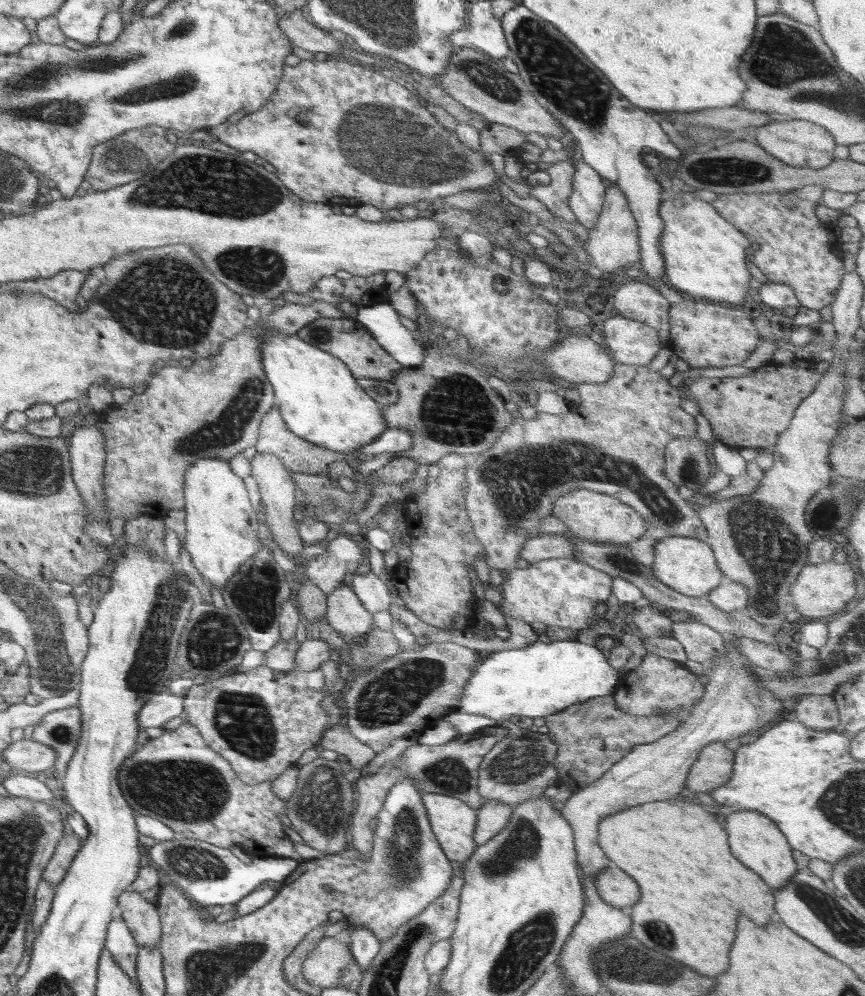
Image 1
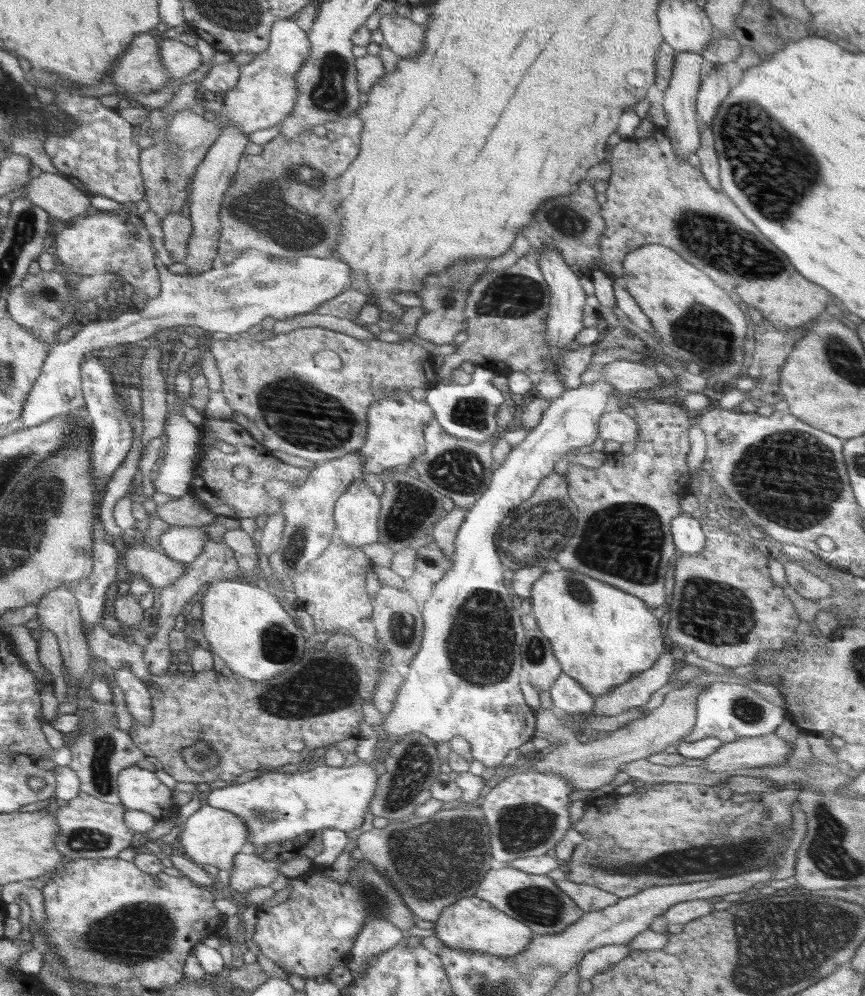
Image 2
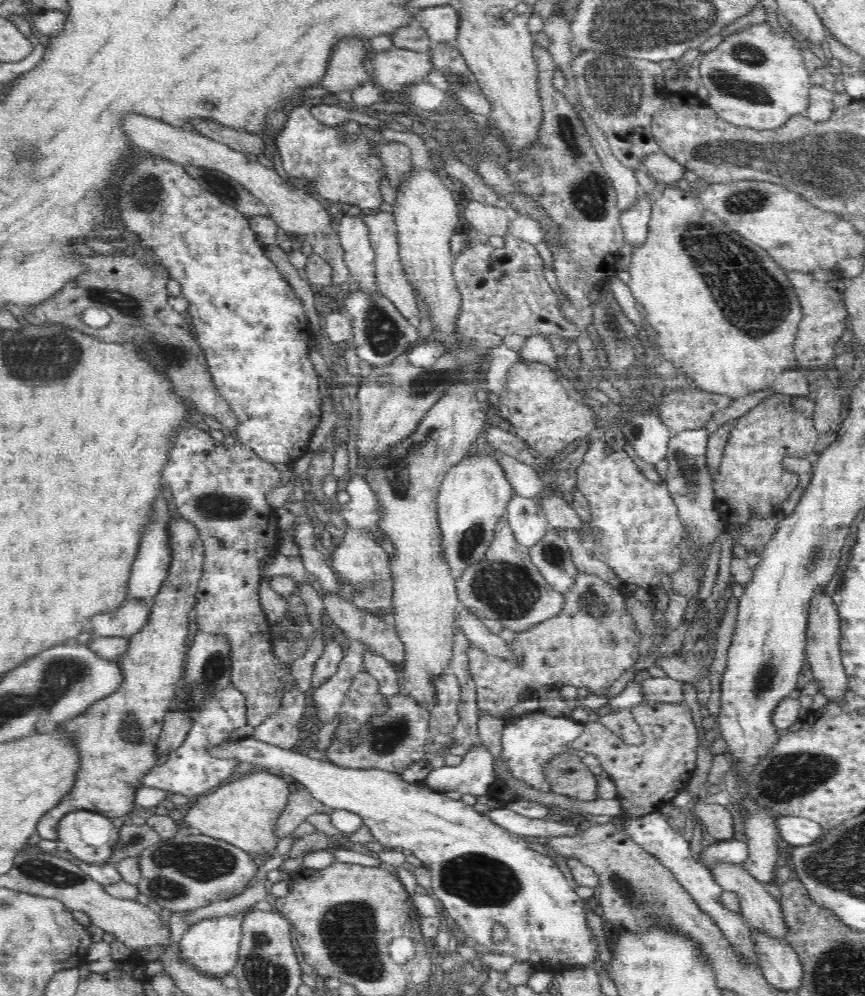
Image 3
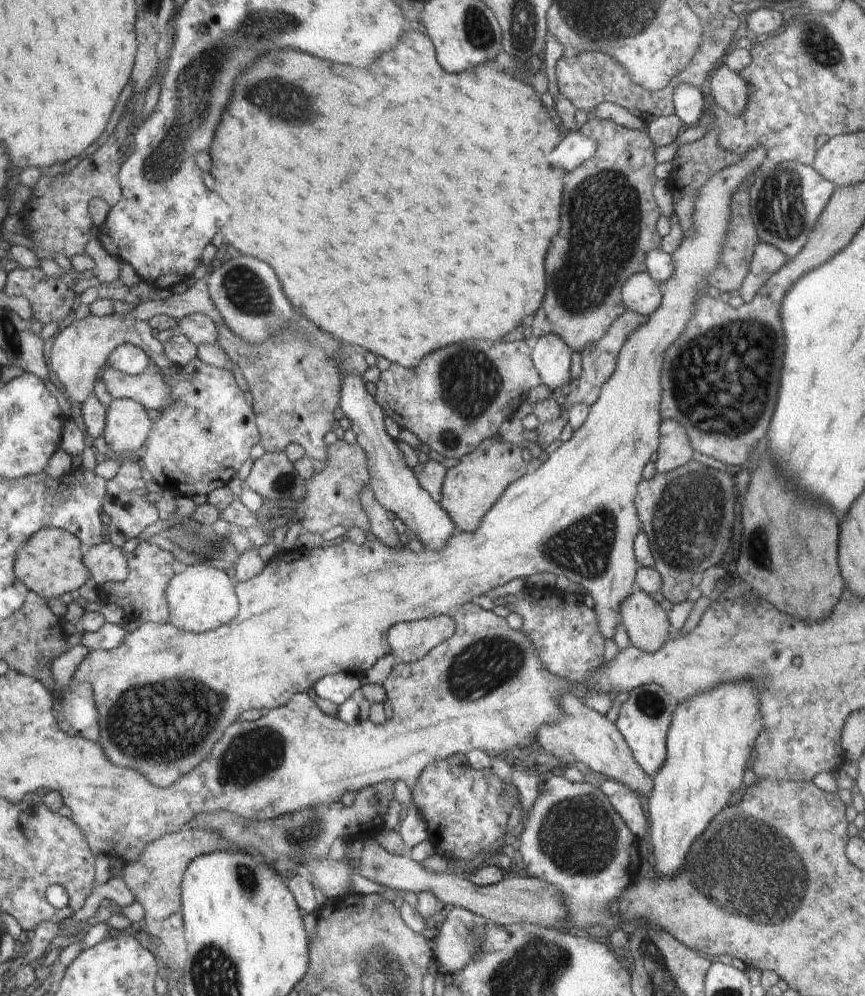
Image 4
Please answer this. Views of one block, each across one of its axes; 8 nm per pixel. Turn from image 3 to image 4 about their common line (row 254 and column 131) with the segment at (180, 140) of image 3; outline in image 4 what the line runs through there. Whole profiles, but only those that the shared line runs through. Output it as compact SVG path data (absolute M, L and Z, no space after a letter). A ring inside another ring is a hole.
M127 314L89 315L83 319L72 318L70 323L60 328L55 336L50 352L50 368L54 370L59 390L71 404L84 404L93 395L94 382L98 378L98 368L102 368L117 346L133 344L141 348L152 365L158 366L162 375L173 373L175 365L167 356L161 343L152 335L151 326L144 321L128 317Z

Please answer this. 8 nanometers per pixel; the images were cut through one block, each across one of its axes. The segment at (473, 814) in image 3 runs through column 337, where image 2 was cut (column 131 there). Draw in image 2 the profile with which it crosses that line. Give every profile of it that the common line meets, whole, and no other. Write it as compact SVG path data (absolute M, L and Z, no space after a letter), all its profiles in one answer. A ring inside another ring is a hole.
M137 765L122 769L118 779L121 805L126 810L140 810L154 819L167 820L170 813L179 810L171 802L172 790L156 777L155 772Z

